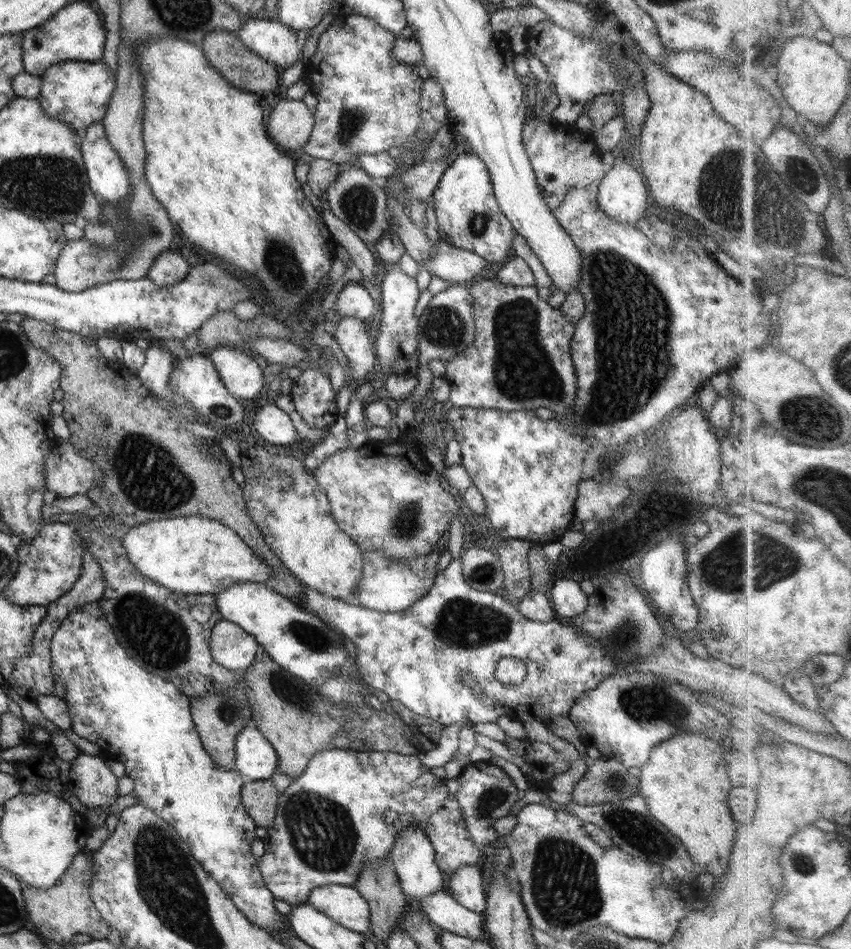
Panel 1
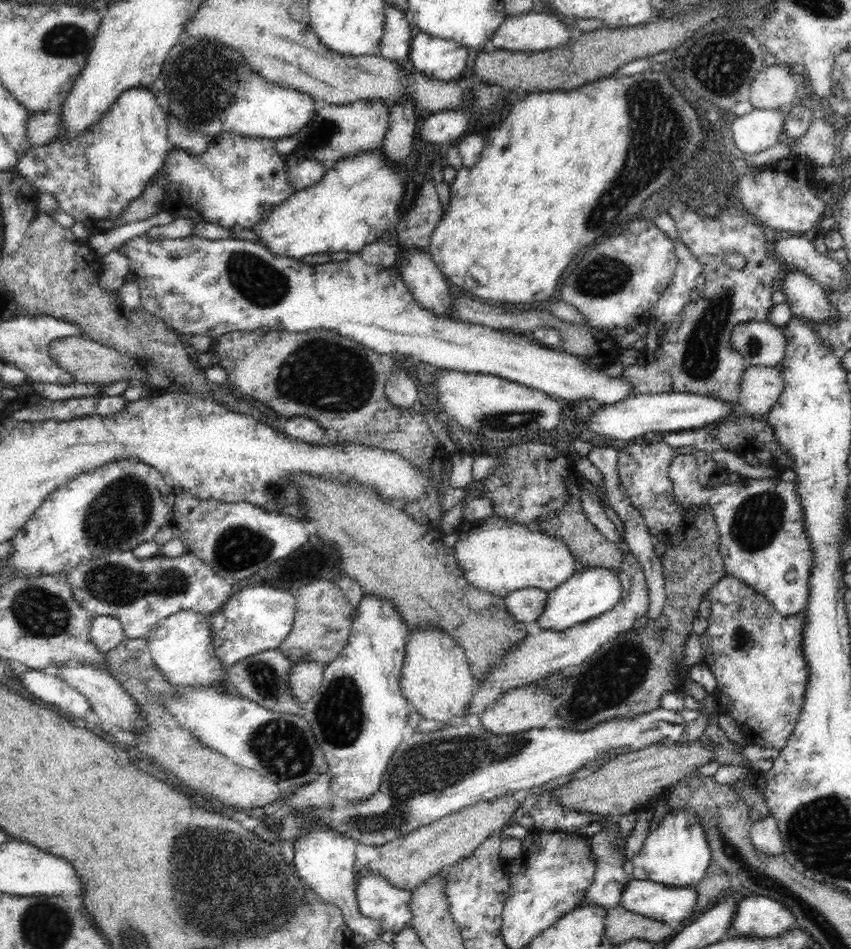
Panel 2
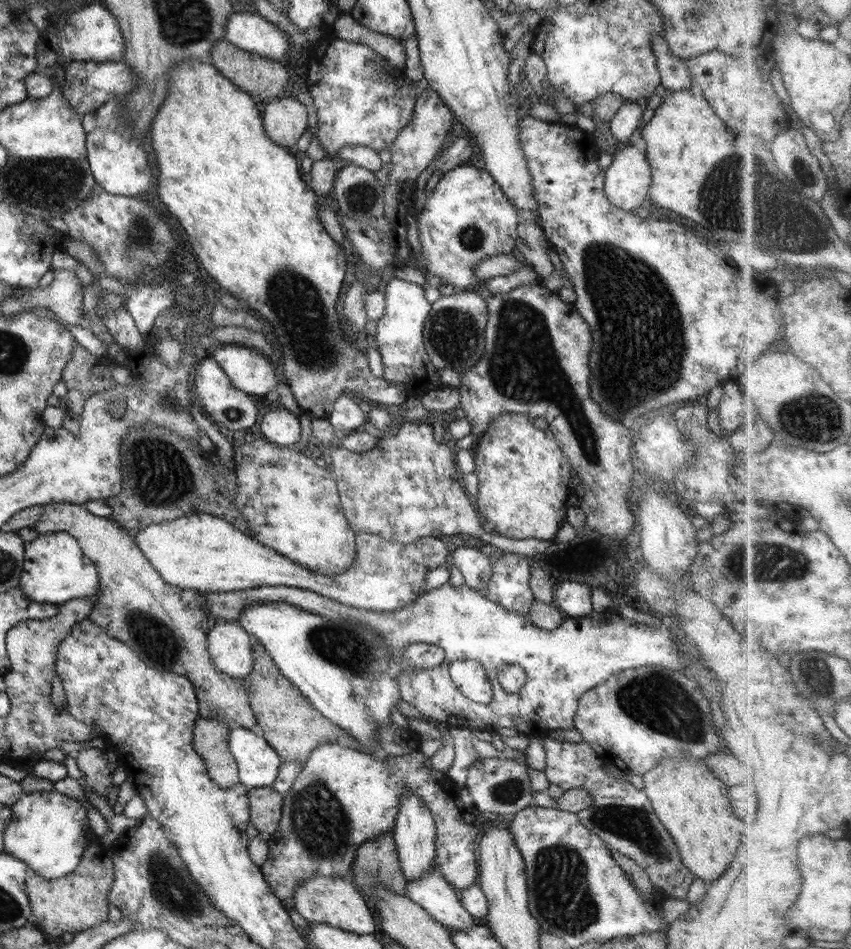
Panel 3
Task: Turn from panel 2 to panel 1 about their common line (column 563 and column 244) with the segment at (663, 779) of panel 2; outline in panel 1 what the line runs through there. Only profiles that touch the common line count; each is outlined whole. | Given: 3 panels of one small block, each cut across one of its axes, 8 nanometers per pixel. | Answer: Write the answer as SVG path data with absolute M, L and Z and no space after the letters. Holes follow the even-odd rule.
M250 781L241 790L240 800L256 826L270 828L275 822L279 792L271 781Z

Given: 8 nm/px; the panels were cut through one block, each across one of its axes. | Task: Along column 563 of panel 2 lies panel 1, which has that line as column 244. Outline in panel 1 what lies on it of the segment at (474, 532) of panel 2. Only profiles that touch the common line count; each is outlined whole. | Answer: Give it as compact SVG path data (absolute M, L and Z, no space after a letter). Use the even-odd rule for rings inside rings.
M187 516L162 518L144 522L127 530L120 539L128 553L128 561L136 567L136 572L142 573L166 589L182 594L211 594L216 595L220 590L226 590L234 582L265 583L272 576L272 567L266 565L262 557L256 555L244 540L228 526L208 517Z

